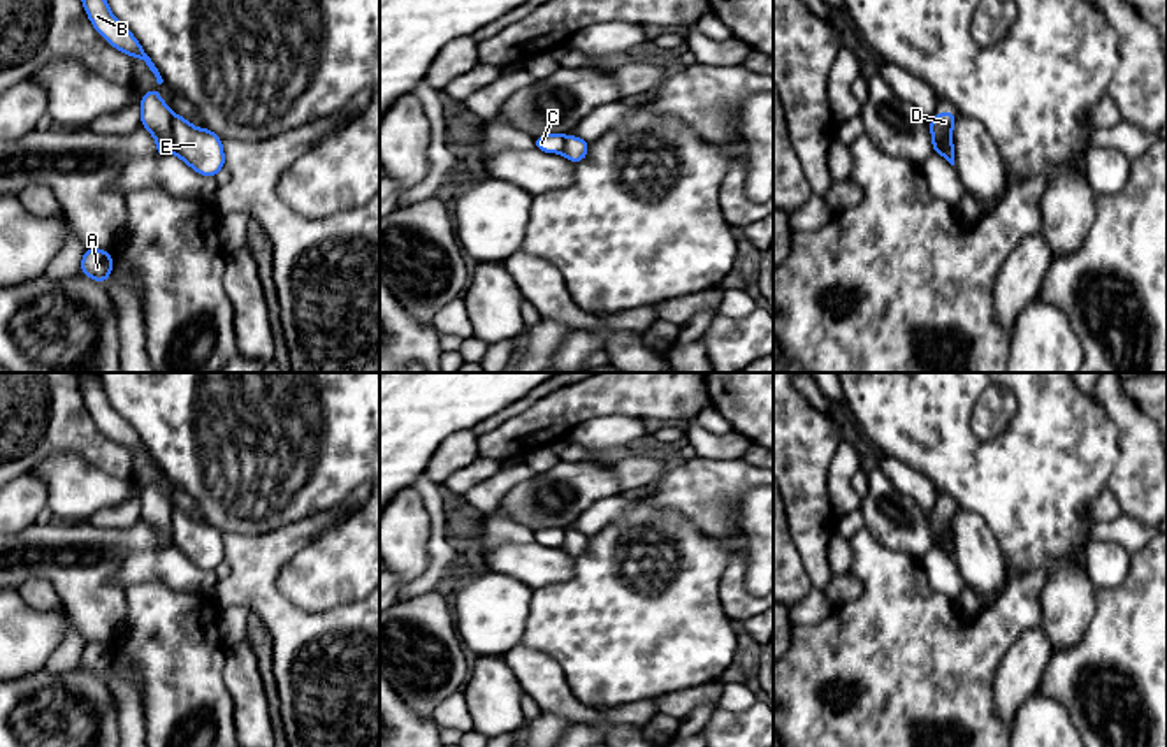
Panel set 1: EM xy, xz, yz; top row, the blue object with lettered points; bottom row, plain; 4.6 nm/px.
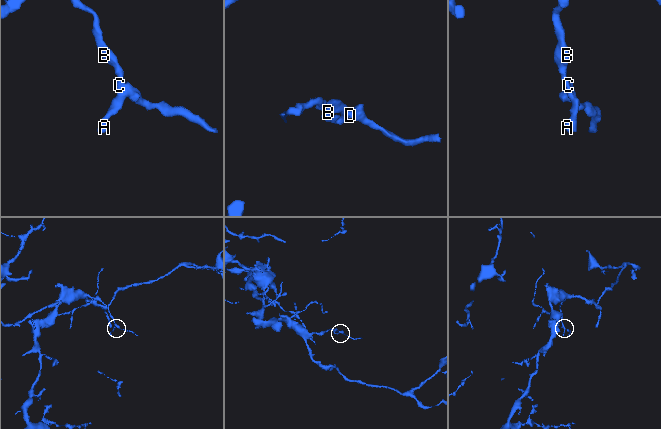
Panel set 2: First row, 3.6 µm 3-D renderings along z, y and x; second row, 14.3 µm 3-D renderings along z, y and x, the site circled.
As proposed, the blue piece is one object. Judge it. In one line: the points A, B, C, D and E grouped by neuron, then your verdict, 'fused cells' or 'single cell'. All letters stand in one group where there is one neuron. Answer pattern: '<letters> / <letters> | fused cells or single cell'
A B C / D E | fused cells

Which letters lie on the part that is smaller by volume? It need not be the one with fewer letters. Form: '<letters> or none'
D, E

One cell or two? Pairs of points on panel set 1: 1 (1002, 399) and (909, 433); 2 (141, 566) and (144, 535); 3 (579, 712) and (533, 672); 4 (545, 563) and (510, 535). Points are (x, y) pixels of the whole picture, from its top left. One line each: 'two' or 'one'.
1: two
2: two
3: one
4: two

